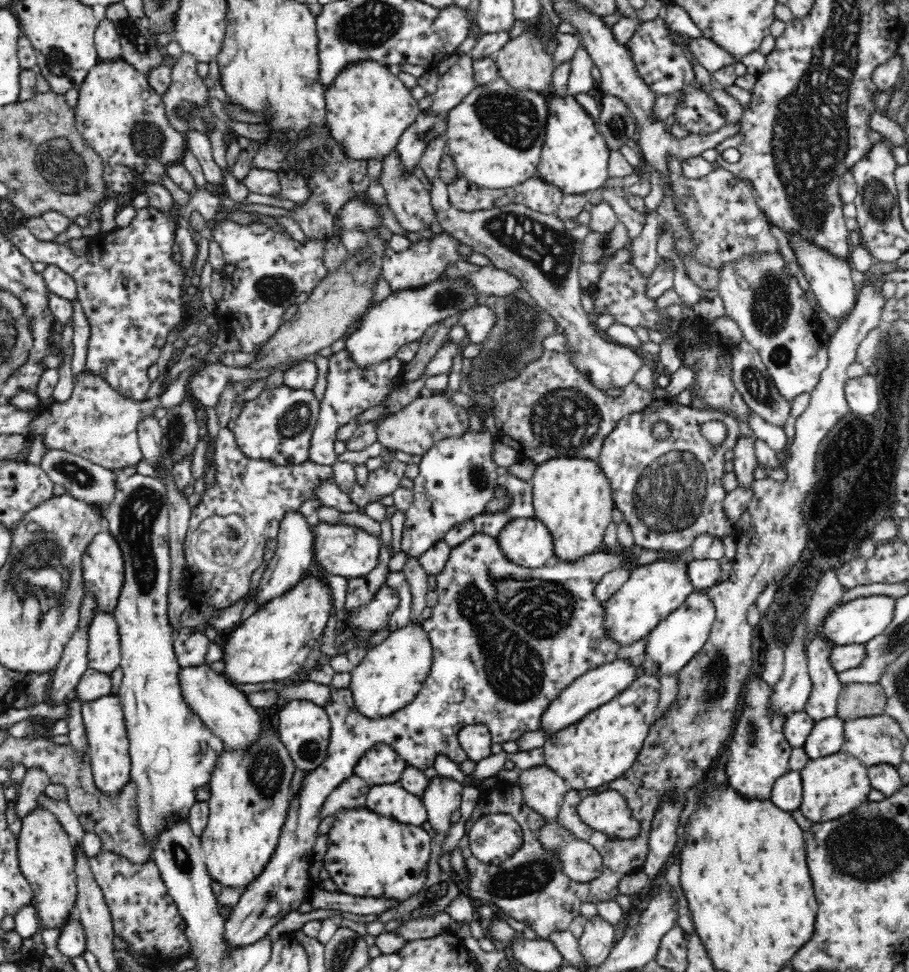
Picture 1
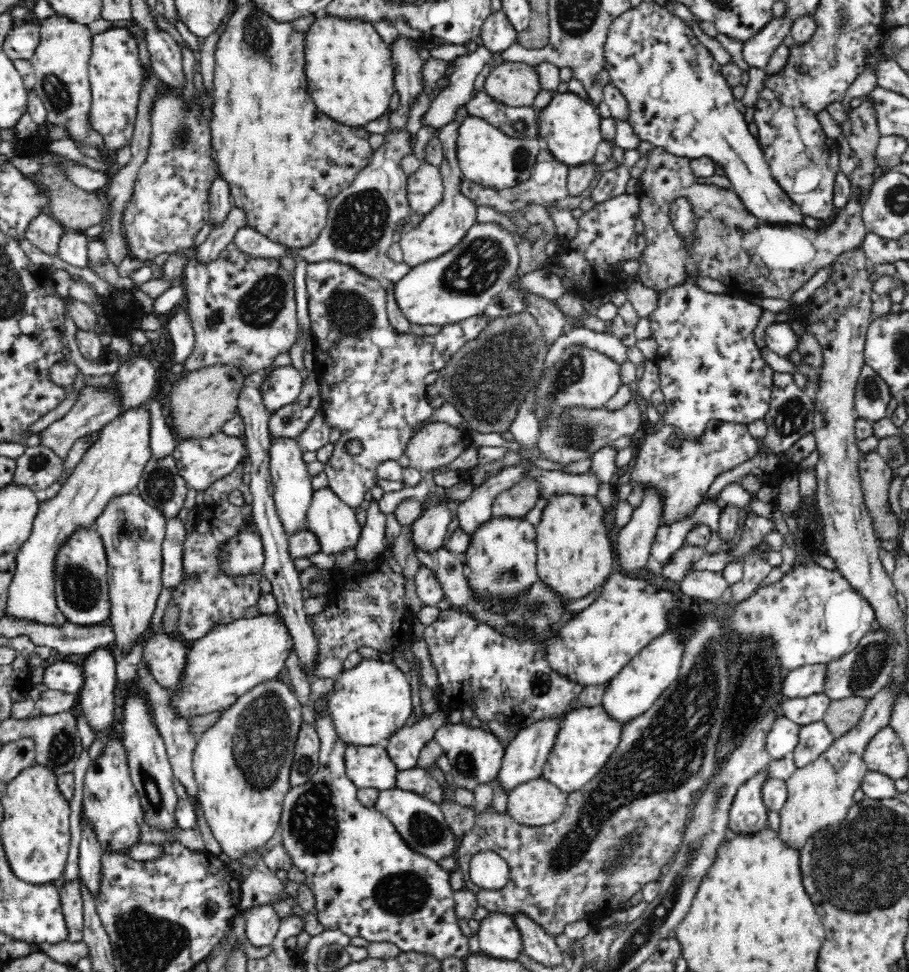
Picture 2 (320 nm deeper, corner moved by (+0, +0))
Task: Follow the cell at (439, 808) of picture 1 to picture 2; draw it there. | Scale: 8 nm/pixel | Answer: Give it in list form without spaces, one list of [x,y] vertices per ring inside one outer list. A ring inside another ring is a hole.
[[[420,767],[413,770],[400,771],[396,787],[421,794],[438,806],[444,800],[442,786],[436,782],[436,778],[430,772]]]

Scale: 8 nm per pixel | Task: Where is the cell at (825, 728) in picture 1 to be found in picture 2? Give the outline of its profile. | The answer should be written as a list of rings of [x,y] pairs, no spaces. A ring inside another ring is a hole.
[[[824,719],[807,725],[802,725],[799,732],[799,744],[793,753],[797,768],[803,768],[818,759],[834,744],[834,733]]]

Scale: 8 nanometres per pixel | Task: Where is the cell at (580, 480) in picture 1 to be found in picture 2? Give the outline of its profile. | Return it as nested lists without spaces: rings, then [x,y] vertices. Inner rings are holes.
[[[571,492],[554,493],[546,499],[540,522],[535,526],[537,532],[537,562],[539,579],[564,595],[568,600],[586,597],[598,586],[603,586],[612,572],[612,544],[604,524],[606,510],[596,495],[586,497]]]

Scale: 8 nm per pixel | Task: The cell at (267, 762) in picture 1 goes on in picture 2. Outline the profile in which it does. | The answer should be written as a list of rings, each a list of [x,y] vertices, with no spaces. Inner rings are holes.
[[[279,678],[258,684],[237,698],[232,706],[224,709],[224,716],[198,739],[193,755],[193,774],[198,788],[196,801],[221,852],[229,856],[234,872],[241,866],[240,860],[261,850],[280,826],[286,795],[293,788],[291,771],[295,742],[302,723],[302,707],[293,688],[286,678]]]

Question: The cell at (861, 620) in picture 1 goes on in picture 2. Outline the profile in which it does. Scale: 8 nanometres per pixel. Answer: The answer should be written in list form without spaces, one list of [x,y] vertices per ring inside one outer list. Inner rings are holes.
[[[806,564],[788,571],[778,582],[755,590],[747,600],[735,606],[730,618],[730,626],[736,631],[740,640],[748,642],[752,639],[770,637],[776,645],[780,665],[792,670],[803,664],[829,663],[843,654],[850,652],[872,628],[876,613],[872,605],[860,591],[854,590],[850,583],[837,571],[826,570],[820,565]]]

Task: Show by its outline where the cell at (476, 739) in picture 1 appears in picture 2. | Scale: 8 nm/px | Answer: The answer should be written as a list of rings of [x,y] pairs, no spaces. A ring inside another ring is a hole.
[[[464,723],[444,724],[435,732],[434,739],[442,746],[444,755],[450,759],[450,774],[457,787],[474,790],[479,785],[491,784],[497,778],[505,755],[505,748],[499,738],[486,727],[473,728]]]

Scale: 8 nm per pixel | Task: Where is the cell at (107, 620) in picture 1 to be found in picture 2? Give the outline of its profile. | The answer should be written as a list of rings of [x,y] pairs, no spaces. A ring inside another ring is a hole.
[[[105,644],[87,653],[81,665],[84,684],[78,694],[77,702],[81,702],[83,716],[86,717],[86,722],[98,734],[98,737],[106,733],[114,721],[114,688],[117,684],[116,664],[119,659],[117,656],[114,645]]]

